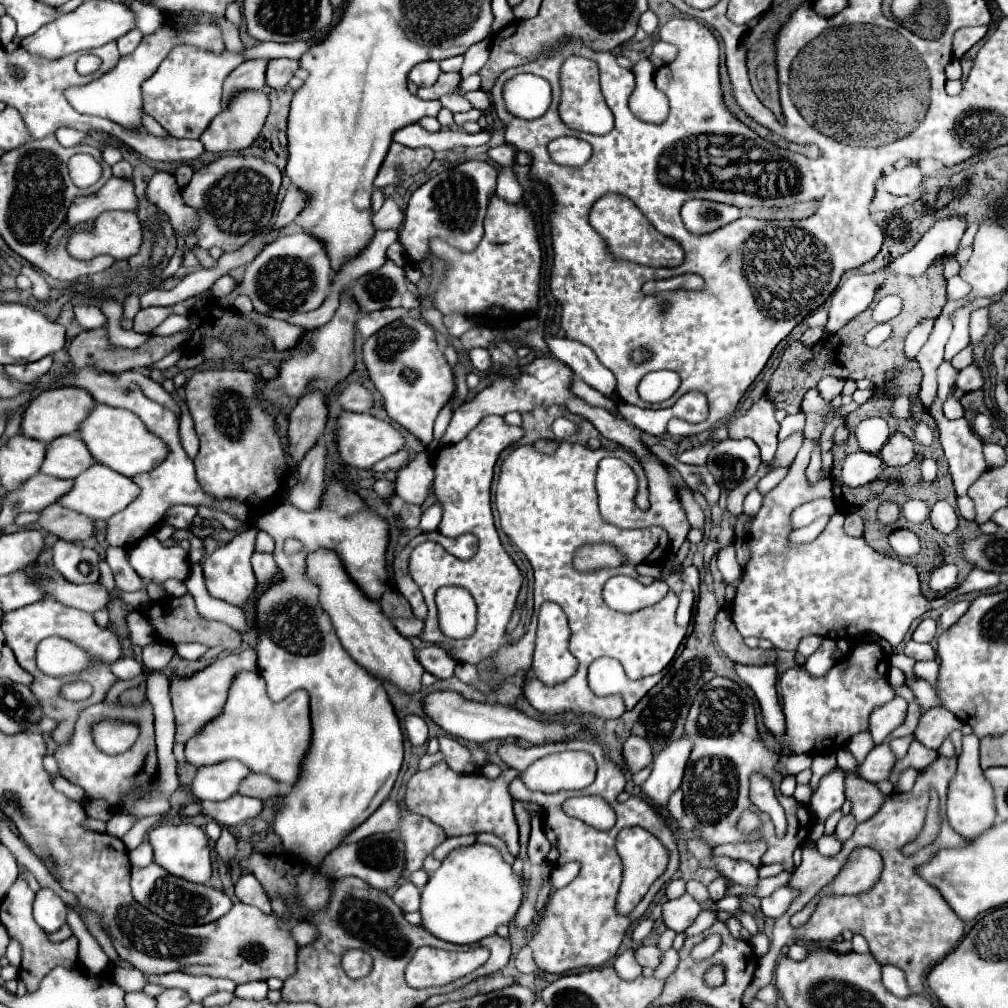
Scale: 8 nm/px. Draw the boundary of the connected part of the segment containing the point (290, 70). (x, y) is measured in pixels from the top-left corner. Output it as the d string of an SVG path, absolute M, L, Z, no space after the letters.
M270 59L268 67L266 67L268 85L272 89L280 89L280 87L288 85L288 81L292 79L292 75L296 73L298 67L300 67L300 63L294 59Z

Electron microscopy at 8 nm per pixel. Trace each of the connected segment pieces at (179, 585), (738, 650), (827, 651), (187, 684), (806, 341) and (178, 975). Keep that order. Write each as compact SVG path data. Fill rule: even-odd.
M168 579L168 581L164 581L162 587L166 589L166 593L168 593L170 597L180 597L180 595L188 593L188 591L186 591L186 585L184 585L182 581L178 581L178 579Z
M720 611L716 615L716 629L714 629L716 641L720 645L720 649L734 661L744 665L772 665L778 659L776 649L750 649L743 643L742 637L734 627L730 613L728 611Z
M824 643L816 653L812 653L808 657L808 661L804 663L804 669L814 675L814 677L820 677L824 675L830 667L834 665L834 659L832 659L832 643Z
M248 647L236 655L226 655L222 659L216 659L208 667L204 667L202 671L196 671L192 675L172 677L170 698L175 708L175 743L185 743L192 735L196 735L210 719L214 719L220 713L220 709L224 707L224 701L226 701L226 691L230 687L230 681L242 669L248 669L248 671L256 669L256 649L254 647Z
M816 327L816 329L808 329L808 331L800 337L800 343L806 345L806 347L810 349L810 347L814 347L816 343L820 343L822 333L824 333L824 329L820 329L820 327Z
M182 971L168 973L168 975L144 975L148 983L162 985L162 987L178 987L184 989L192 1001L200 1003L204 997L216 991L234 991L236 983L228 979L214 979L214 977L194 977Z

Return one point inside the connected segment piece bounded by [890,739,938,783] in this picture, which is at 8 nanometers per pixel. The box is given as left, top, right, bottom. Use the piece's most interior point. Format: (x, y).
(918, 755)

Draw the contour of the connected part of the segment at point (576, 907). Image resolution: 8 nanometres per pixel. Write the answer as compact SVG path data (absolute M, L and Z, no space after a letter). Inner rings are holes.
M608 759L608 771L598 771L598 783L592 783L590 787L578 791L560 791L554 794L547 794L541 791L532 791L528 787L524 787L522 781L512 781L510 783L510 795L514 799L528 799L528 801L536 801L542 811L544 811L544 833L546 839L550 841L550 851L548 851L548 863L550 865L564 865L568 861L578 861L580 873L578 877L568 883L566 887L554 891L544 907L542 917L534 923L532 929L532 937L528 939L528 947L534 953L534 961L538 965L540 971L546 973L566 973L572 969L582 969L582 967L600 967L604 965L608 959L612 959L624 939L626 929L638 921L644 911L648 909L648 905L652 903L654 895L662 889L664 883L670 881L670 877L678 871L678 849L676 849L676 837L674 837L674 829L672 825L666 821L658 810L644 801L642 797L631 796L625 802L618 802L618 793L622 793L626 787L626 777L624 771ZM574 795L600 795L614 811L616 811L616 825L608 831L598 831L578 819L568 817L562 807L560 801L564 801L566 797L574 797ZM624 827L642 827L646 831L650 831L652 835L656 835L670 851L670 863L668 863L668 871L662 874L662 877L652 885L652 891L648 891L648 895L640 901L640 905L626 917L616 915L614 905L616 905L616 895L618 895L618 887L622 883L622 859L616 853L616 835L620 833L620 829Z

